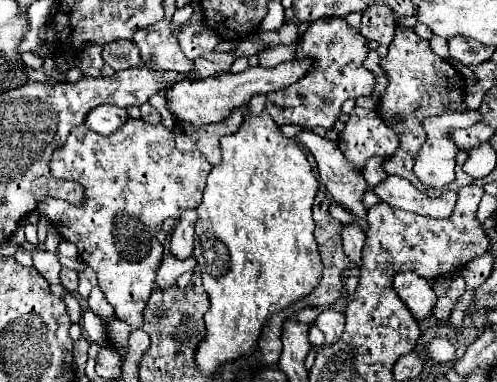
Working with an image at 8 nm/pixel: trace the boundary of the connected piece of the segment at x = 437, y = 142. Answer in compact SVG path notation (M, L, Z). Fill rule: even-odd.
M445 112L443 116L433 116L423 122L423 128L427 132L427 140L419 151L415 159L414 173L417 178L429 186L429 188L441 188L449 182L455 180L455 154L457 154L457 144L451 138L451 130L455 128L467 128L481 122L481 112Z

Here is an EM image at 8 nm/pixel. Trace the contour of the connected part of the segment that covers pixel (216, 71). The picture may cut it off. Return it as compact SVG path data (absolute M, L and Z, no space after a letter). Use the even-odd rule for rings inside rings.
M209 52L207 56L199 56L193 60L193 76L195 78L211 78L211 76L219 76L221 72L227 72L229 66L235 62L235 54L233 52Z

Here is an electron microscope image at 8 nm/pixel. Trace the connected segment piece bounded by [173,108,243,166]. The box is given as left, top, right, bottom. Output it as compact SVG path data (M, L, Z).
M237 108L227 120L217 122L217 124L207 124L203 128L195 128L193 124L187 124L187 122L177 122L173 128L177 150L181 152L199 150L211 166L217 166L221 162L219 138L233 134L241 126L241 122L243 122L241 108Z

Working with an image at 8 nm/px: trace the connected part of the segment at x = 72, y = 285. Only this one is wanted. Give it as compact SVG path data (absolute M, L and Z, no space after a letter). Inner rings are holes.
M63 268L61 270L61 284L69 290L69 292L77 292L77 286L79 286L79 276L77 276L77 270L69 270L69 268Z

